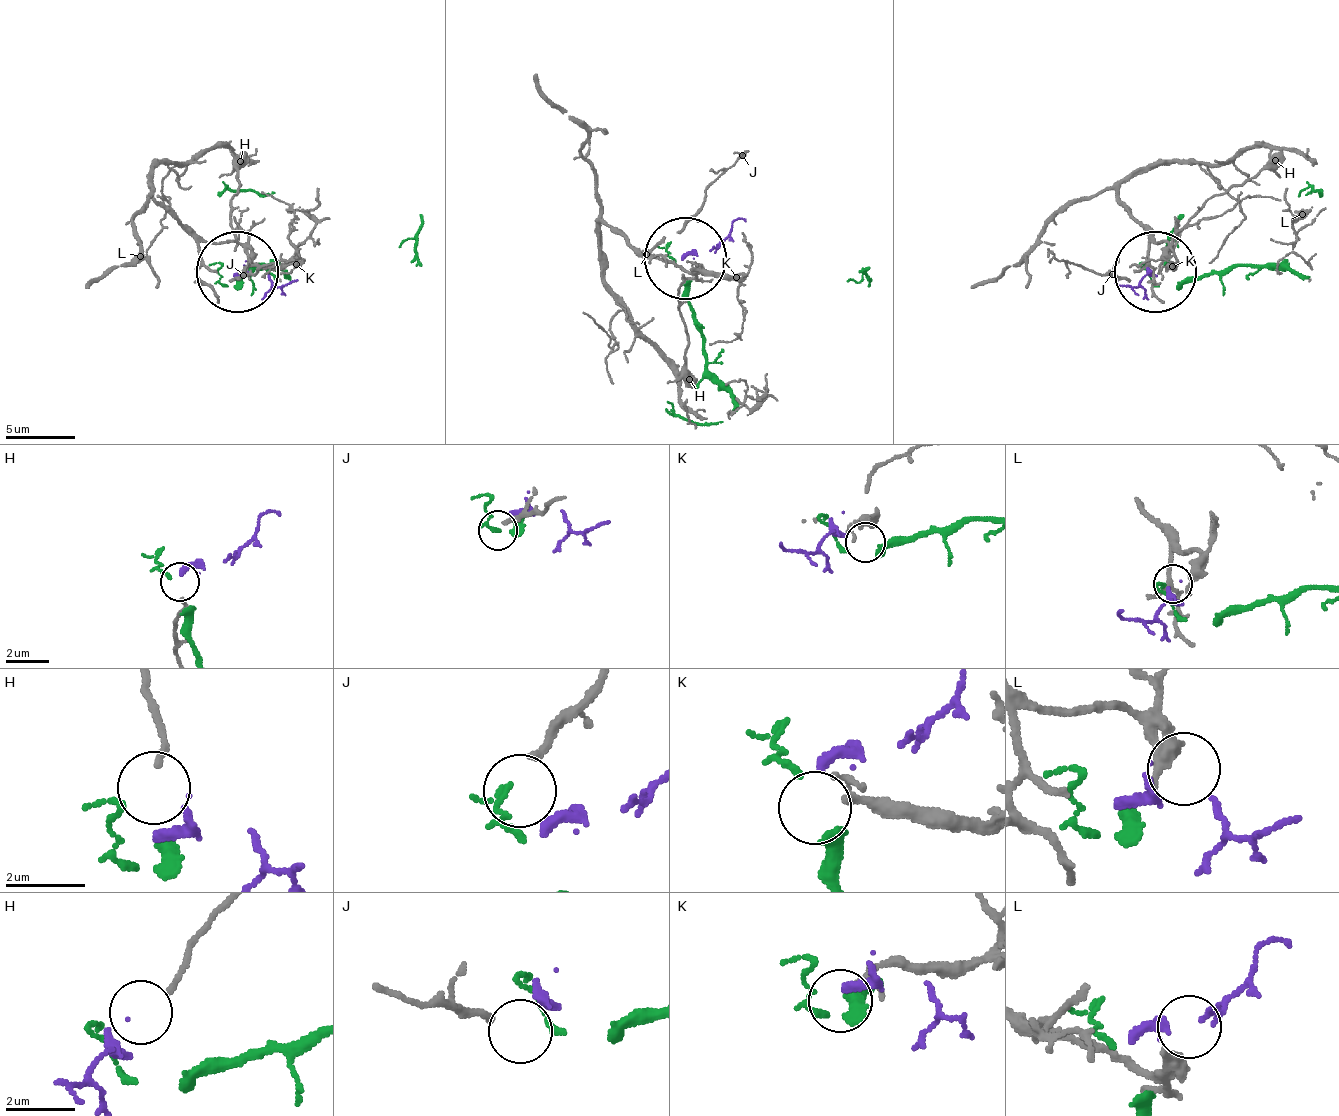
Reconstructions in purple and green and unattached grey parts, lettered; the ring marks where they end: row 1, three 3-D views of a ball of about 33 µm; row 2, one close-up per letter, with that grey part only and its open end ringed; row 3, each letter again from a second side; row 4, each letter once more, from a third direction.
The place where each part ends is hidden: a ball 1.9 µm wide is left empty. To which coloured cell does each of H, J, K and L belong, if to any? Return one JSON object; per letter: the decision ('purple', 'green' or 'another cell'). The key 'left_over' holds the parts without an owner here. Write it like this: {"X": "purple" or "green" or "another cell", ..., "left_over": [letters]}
{"H": "another cell", "J": "green", "K": "another cell", "L": "another cell", "left_over": ["H", "K", "L"]}

